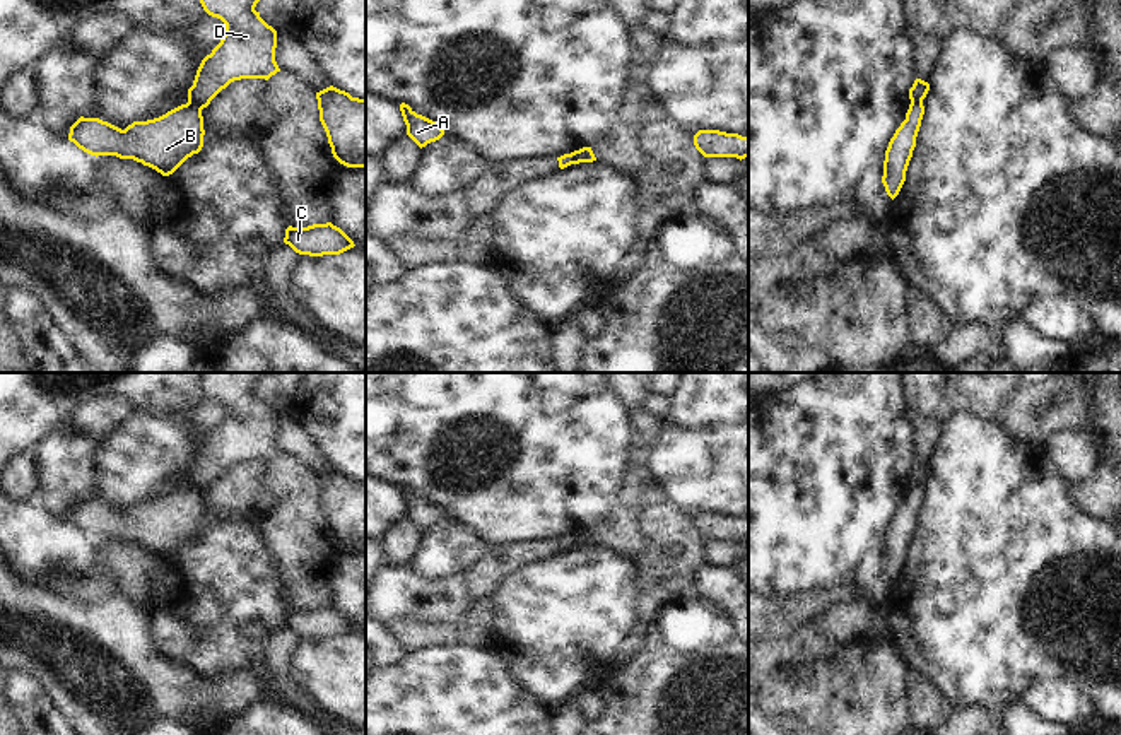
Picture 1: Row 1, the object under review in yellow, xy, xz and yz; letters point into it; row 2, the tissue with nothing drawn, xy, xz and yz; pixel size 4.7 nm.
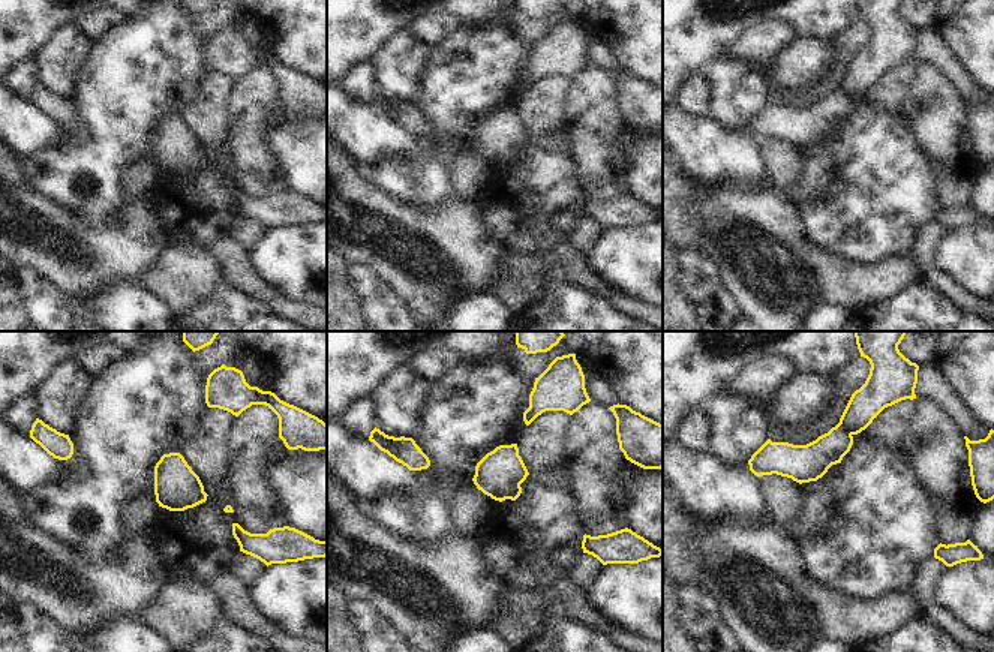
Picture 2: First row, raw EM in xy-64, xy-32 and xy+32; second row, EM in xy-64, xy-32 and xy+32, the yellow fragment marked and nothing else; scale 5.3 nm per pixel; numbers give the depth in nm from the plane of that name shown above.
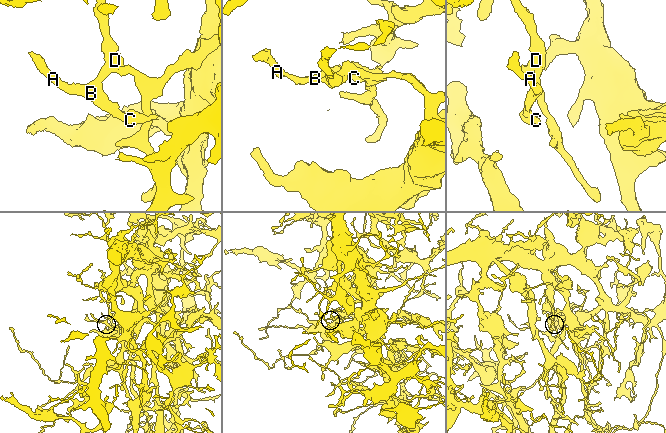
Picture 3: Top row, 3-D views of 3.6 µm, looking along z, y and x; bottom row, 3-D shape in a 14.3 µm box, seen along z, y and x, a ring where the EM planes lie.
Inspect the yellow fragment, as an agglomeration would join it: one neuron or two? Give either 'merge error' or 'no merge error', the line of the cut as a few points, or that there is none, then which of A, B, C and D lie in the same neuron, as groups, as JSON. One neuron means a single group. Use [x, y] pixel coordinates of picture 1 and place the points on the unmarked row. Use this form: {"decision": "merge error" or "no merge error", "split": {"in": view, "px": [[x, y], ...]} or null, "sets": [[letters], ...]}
{"decision": "merge error", "split": {"in": "xy", "px": [[188, 482], [200, 493]]}, "sets": [["A", "B", "C"], ["D"]]}

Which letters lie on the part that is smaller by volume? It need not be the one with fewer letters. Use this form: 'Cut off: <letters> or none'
Cut off: A, B, C

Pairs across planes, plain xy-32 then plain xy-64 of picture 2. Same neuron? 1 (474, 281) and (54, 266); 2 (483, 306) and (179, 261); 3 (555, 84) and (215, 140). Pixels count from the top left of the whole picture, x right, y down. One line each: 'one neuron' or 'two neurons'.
1: one neuron
2: two neurons
3: one neuron

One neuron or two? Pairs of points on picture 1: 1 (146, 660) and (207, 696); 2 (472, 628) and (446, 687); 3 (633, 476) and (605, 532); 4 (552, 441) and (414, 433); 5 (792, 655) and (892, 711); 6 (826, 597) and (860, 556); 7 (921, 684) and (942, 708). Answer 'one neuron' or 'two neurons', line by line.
1: one neuron
2: two neurons
3: one neuron
4: one neuron
5: one neuron
6: two neurons
7: one neuron

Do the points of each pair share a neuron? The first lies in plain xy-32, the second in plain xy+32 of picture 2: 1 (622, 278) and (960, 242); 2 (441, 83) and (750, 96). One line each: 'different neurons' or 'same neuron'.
1: same neuron
2: different neurons

